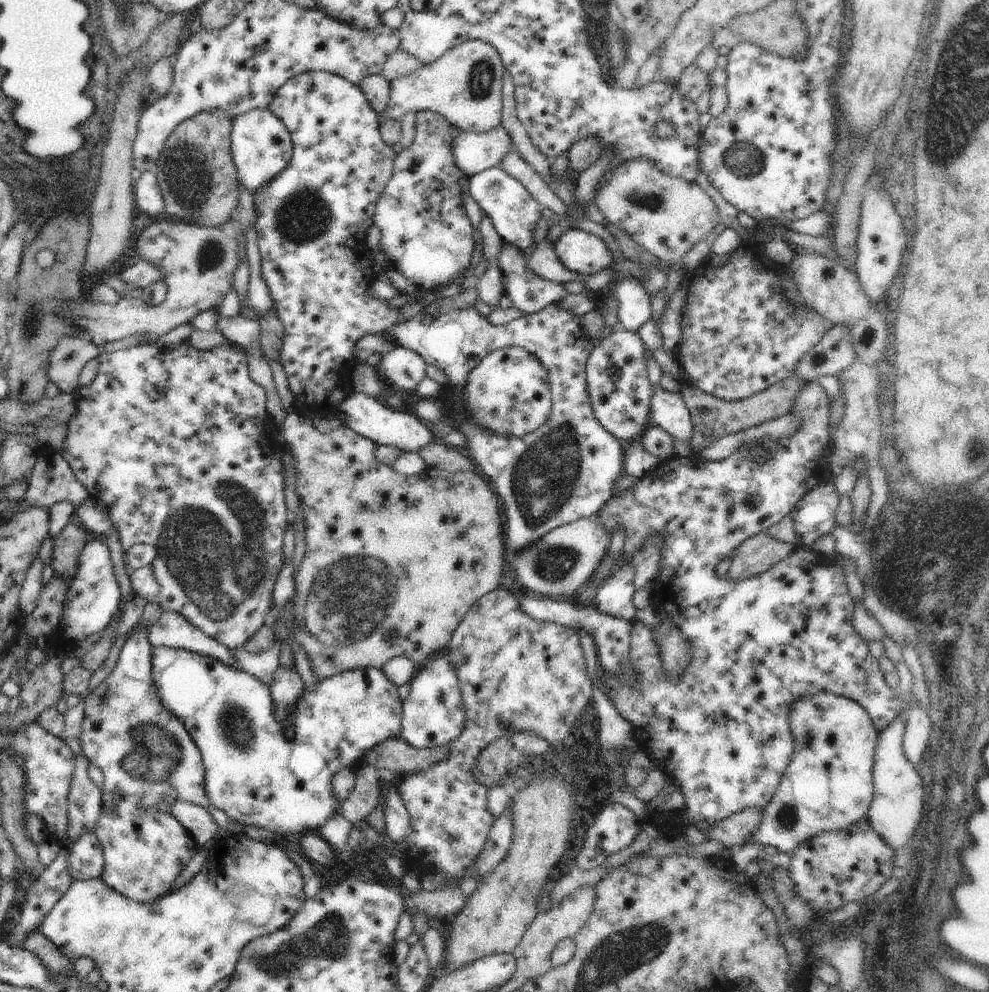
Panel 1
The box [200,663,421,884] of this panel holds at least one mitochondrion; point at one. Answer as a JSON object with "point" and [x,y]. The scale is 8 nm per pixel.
{"point":[235,720]}

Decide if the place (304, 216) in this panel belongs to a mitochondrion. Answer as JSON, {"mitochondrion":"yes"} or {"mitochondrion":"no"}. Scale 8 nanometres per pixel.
{"mitochondrion":"yes"}

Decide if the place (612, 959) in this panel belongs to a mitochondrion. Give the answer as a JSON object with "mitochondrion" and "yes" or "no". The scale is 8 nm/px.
{"mitochondrion":"yes"}

